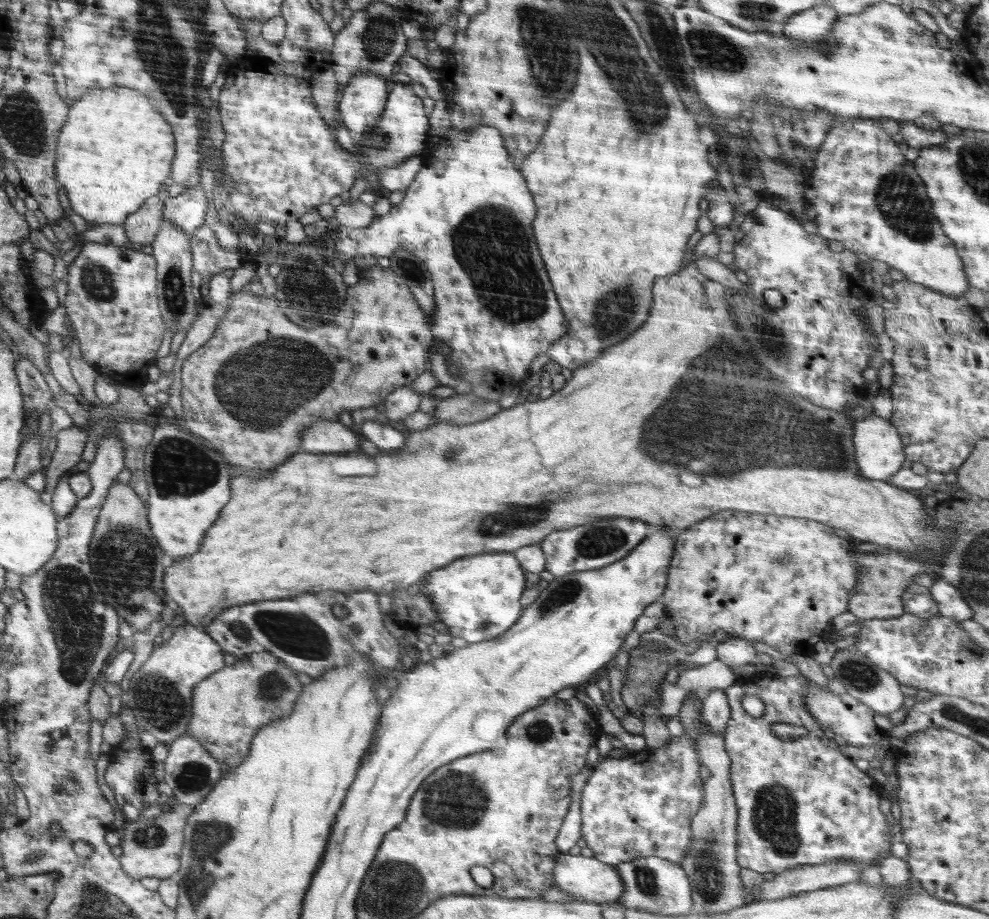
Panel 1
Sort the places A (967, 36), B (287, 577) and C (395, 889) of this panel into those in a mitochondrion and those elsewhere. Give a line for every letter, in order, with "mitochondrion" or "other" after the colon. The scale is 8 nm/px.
A: other
B: other
C: mitochondrion

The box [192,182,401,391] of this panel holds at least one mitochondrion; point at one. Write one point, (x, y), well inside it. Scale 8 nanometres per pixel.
(309, 293)

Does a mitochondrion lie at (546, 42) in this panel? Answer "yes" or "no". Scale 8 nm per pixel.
yes

